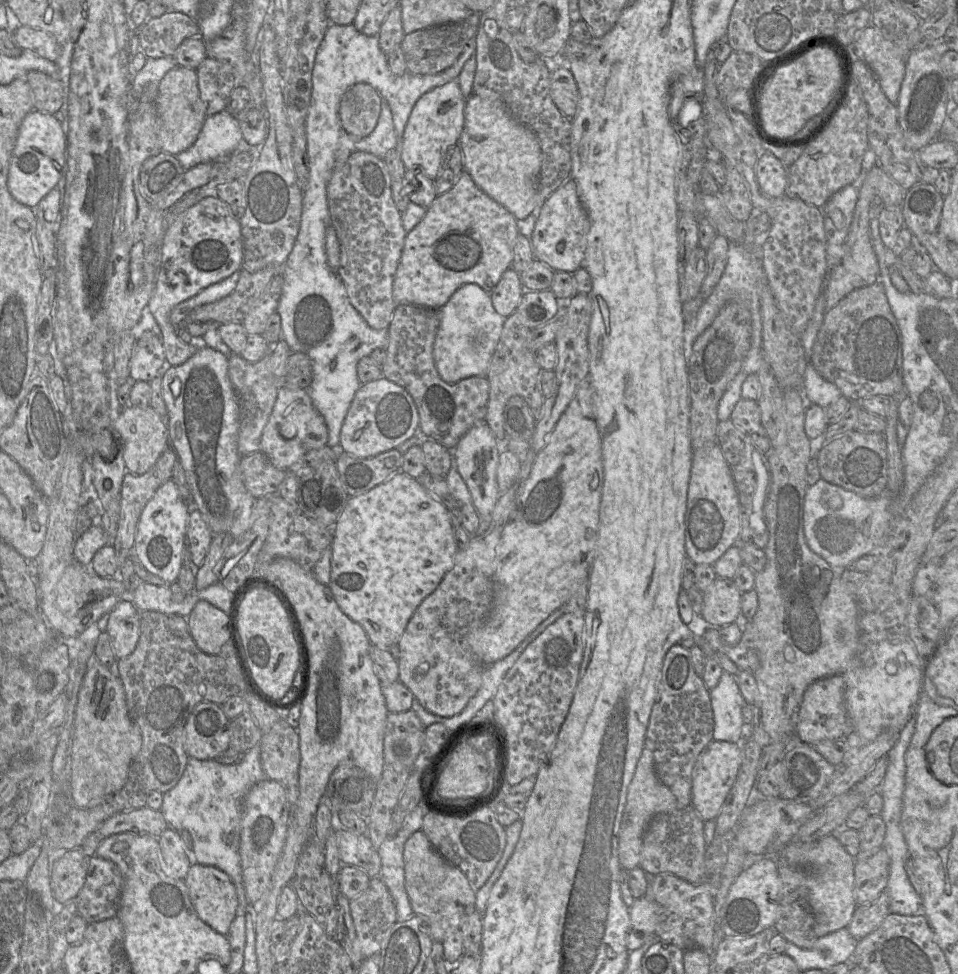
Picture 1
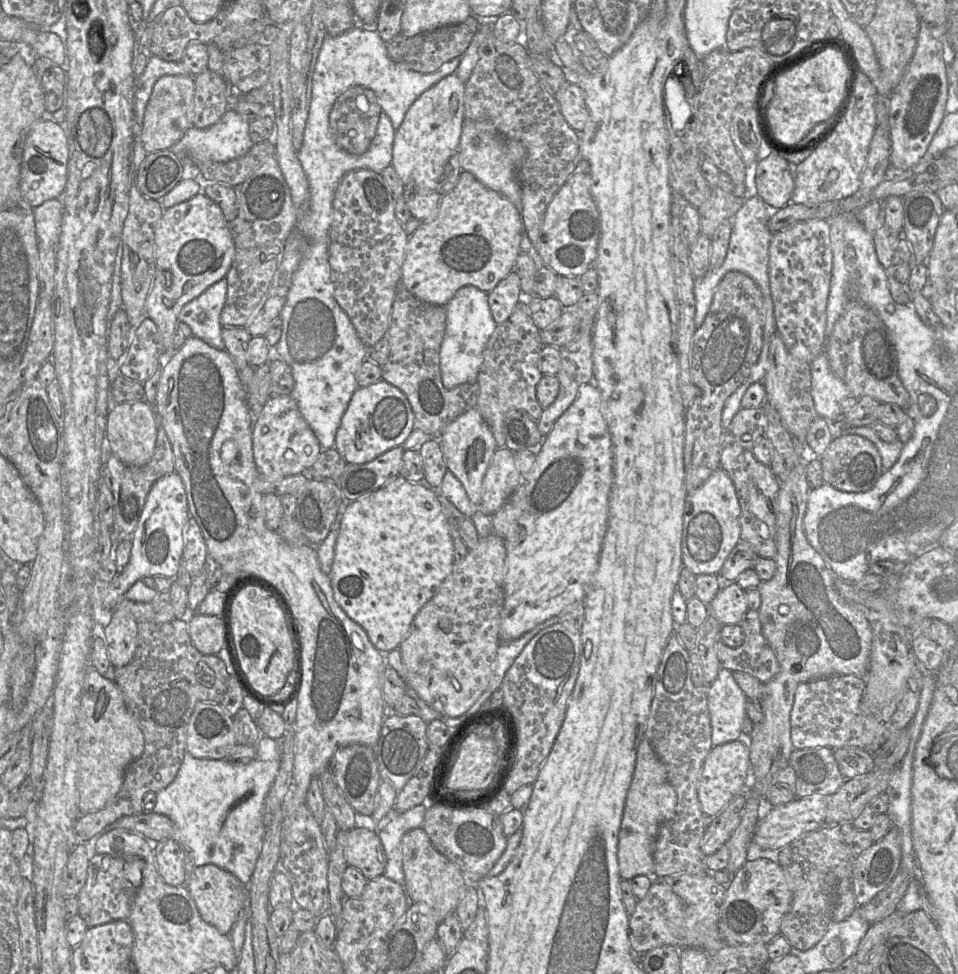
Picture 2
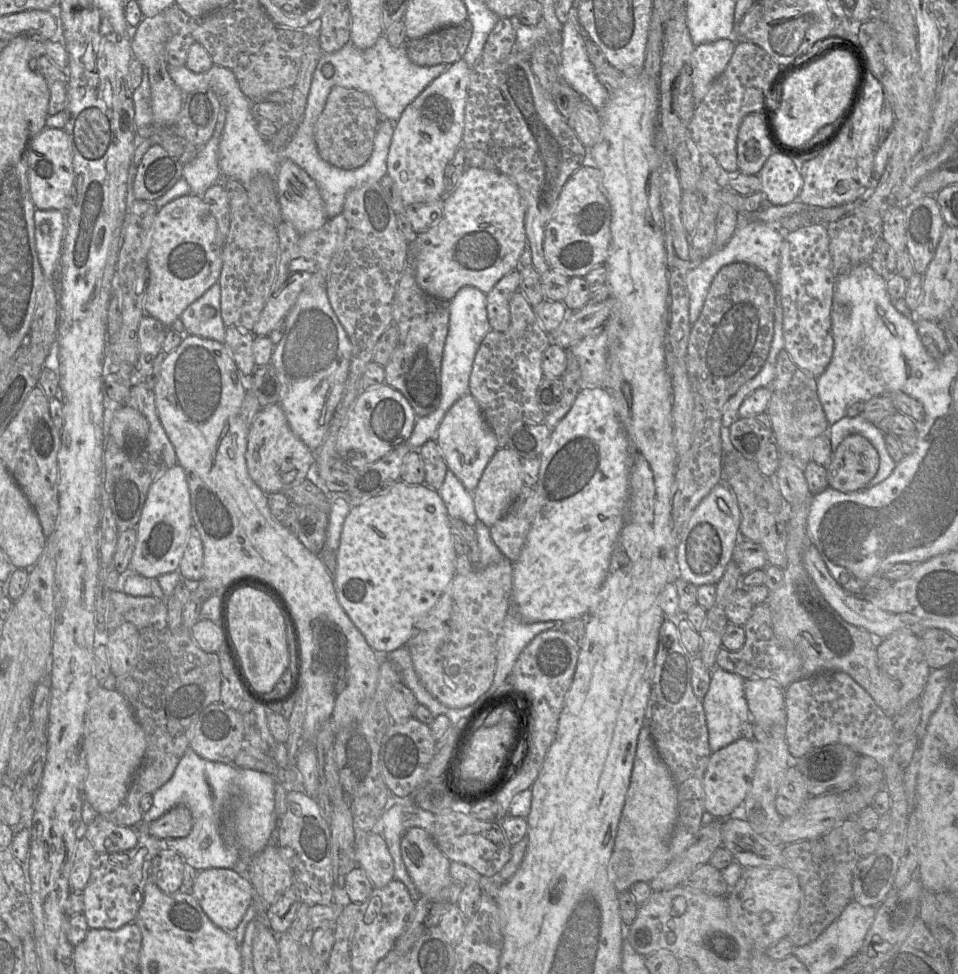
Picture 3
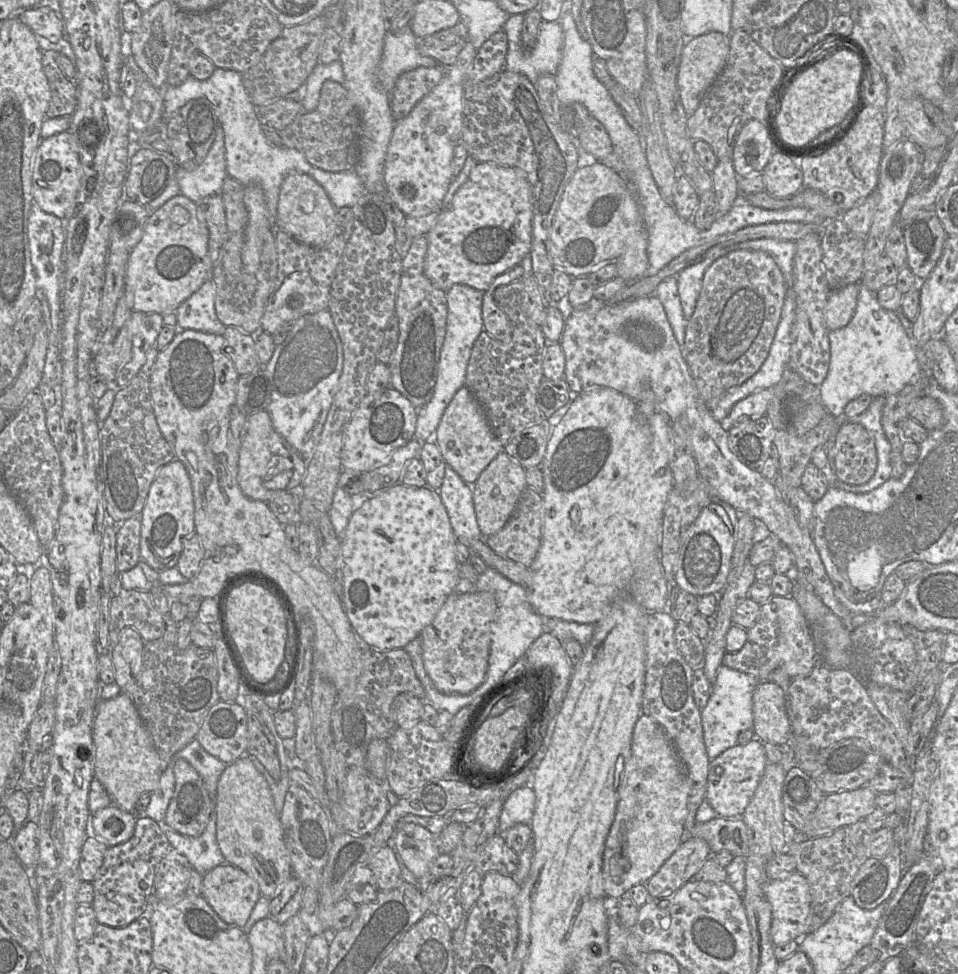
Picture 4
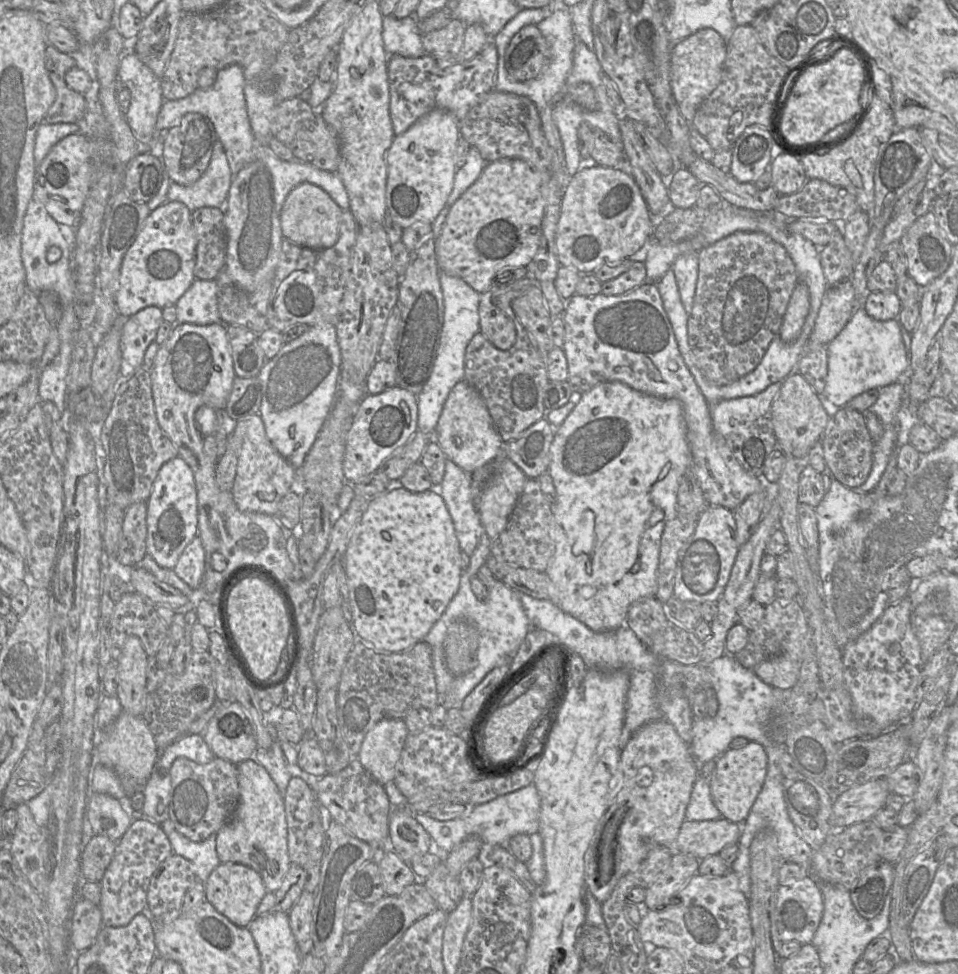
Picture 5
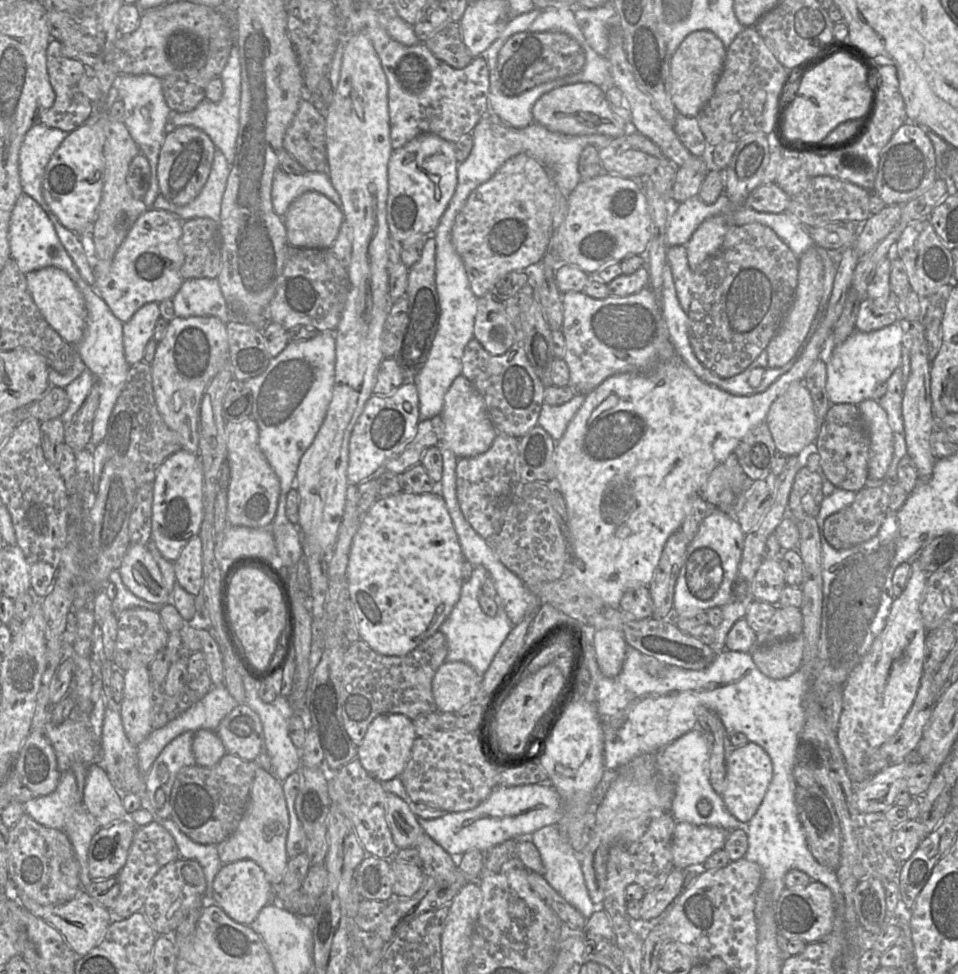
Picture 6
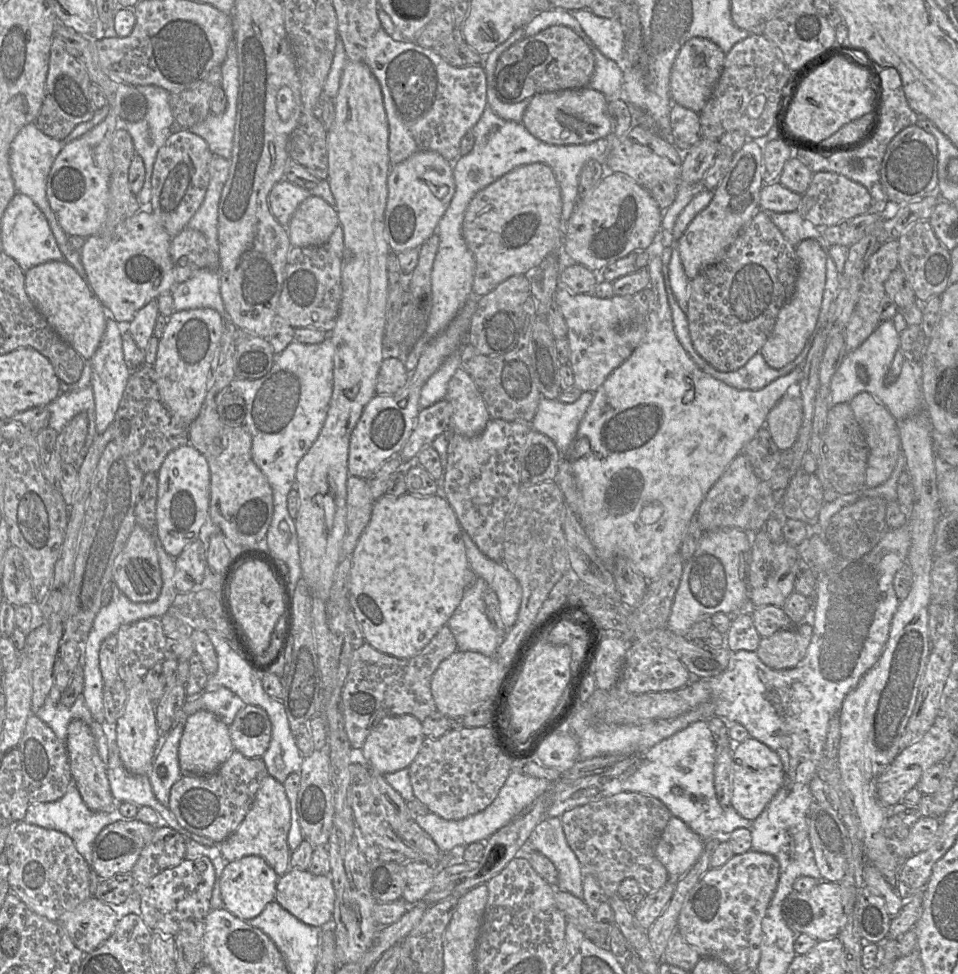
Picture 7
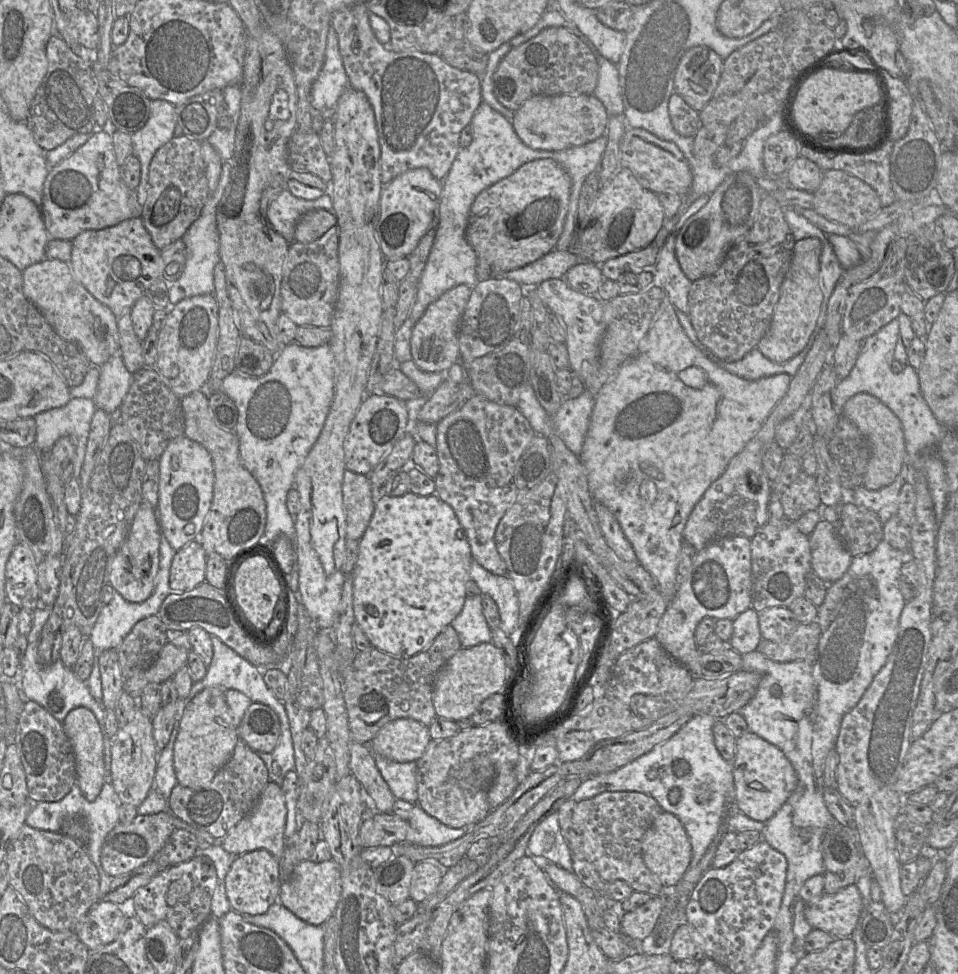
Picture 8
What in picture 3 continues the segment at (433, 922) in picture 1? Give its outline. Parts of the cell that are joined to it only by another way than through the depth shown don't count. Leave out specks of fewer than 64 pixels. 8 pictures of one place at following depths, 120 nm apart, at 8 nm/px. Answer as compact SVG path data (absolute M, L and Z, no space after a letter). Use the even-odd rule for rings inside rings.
M419 827L406 830L400 852L420 895L439 891L453 881L449 871L451 861L437 847L428 830Z

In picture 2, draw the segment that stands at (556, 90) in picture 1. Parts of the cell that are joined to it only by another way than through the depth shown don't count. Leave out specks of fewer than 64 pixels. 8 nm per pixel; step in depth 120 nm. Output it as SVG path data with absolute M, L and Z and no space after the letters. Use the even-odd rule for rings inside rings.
M566 80L554 95L567 123L576 132L581 132L589 119L589 109L583 90Z

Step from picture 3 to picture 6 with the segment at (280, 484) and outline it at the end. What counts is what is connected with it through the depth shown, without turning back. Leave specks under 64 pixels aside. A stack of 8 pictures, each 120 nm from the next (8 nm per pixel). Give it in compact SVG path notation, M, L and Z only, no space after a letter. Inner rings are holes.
M252 417L241 422L226 421L225 431L227 433L226 463L230 471L227 489L227 522L231 526L253 529L268 528L277 511L280 482L259 447L258 425Z

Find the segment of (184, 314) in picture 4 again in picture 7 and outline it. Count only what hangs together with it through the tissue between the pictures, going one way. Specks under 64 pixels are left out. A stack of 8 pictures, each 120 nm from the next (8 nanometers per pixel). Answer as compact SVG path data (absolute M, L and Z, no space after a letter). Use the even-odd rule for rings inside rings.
M217 270L196 271L188 280L176 284L171 290L171 295L175 311L211 308L223 317L227 317Z

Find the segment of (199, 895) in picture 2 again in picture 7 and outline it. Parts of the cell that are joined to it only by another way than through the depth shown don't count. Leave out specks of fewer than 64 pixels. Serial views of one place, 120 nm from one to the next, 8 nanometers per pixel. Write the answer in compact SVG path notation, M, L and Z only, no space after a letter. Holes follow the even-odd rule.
M249 855L226 863L220 878L224 908L236 917L248 921L258 916L267 904L275 900L279 876L260 856Z

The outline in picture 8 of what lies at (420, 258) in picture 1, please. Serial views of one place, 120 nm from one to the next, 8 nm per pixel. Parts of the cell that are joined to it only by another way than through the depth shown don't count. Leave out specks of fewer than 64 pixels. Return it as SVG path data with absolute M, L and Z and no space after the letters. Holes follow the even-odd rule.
M553 159L523 164L513 174L484 191L471 206L466 230L480 251L478 282L522 268L559 245L571 199L571 180Z

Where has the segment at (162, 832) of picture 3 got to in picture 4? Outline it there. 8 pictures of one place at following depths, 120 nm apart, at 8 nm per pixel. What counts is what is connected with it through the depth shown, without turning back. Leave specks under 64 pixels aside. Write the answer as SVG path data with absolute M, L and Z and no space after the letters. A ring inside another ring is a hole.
M186 760L176 761L173 772L174 793L163 823L181 835L199 837L215 812L215 799Z

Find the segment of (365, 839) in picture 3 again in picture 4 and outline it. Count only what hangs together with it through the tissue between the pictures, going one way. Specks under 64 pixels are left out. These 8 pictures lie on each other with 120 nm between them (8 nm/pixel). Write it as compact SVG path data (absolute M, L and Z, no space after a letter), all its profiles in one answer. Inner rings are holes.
M387 845L380 847L368 860L380 891L396 888L402 881L401 869L394 851Z

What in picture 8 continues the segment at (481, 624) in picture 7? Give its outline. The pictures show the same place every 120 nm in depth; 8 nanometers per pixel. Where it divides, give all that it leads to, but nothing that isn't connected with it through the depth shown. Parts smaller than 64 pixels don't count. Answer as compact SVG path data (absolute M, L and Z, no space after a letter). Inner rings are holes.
M482 594L466 597L462 610L450 625L457 632L462 648L492 641L492 632L482 611Z

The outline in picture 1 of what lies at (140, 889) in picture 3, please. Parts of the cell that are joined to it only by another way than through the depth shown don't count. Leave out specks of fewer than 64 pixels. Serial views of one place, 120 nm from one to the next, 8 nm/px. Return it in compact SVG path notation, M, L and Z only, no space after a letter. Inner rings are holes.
M97 855L89 857L84 885L74 899L77 913L87 924L117 917L122 890L118 866Z

